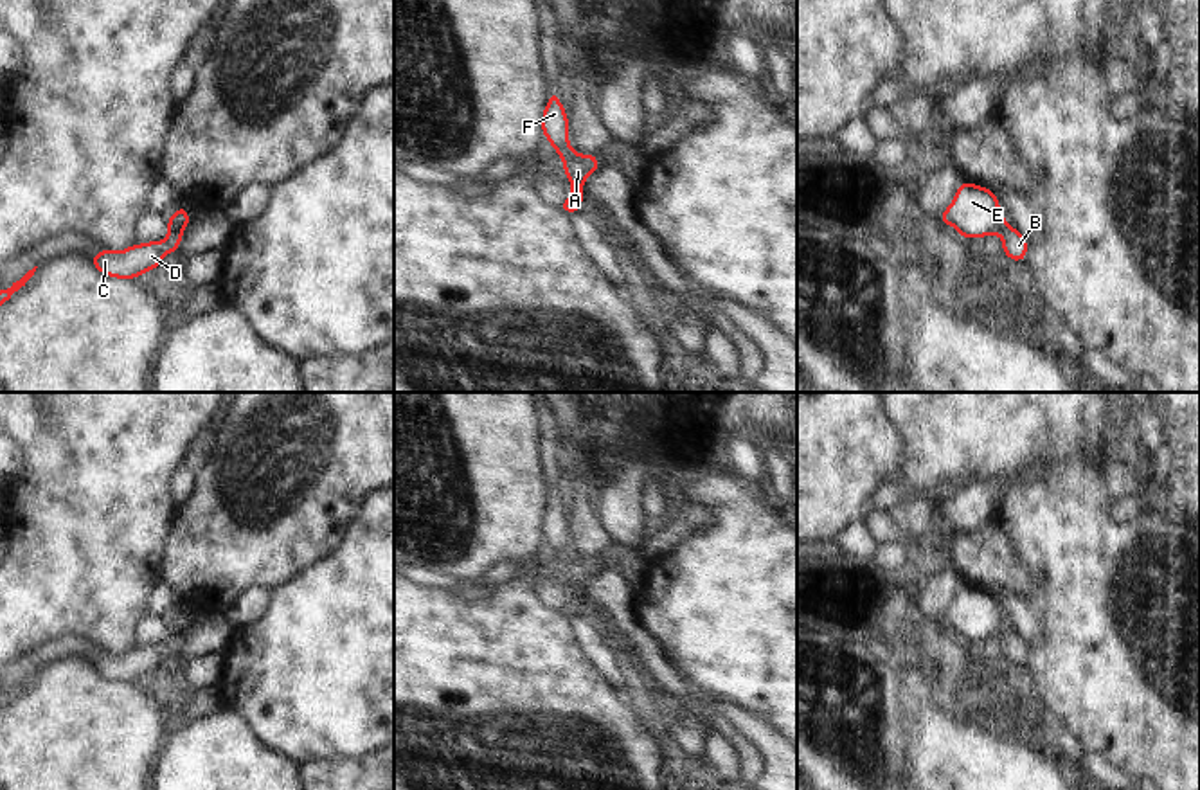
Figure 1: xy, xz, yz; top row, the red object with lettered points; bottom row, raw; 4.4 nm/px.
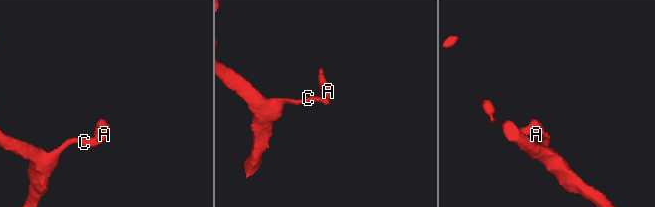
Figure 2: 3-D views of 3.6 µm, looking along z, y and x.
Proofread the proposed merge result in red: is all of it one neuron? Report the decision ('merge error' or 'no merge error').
merge error

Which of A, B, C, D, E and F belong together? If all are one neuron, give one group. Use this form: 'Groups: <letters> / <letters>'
Groups: A E F / B C D.

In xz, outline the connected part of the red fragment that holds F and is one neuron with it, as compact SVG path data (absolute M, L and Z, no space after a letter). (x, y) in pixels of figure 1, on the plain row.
M556 493L549 497L549 506L543 511L540 531L554 554L561 560L563 574L572 587L572 596L585 599L581 588L601 570L601 567L597 558L581 558L569 549L569 520Z

